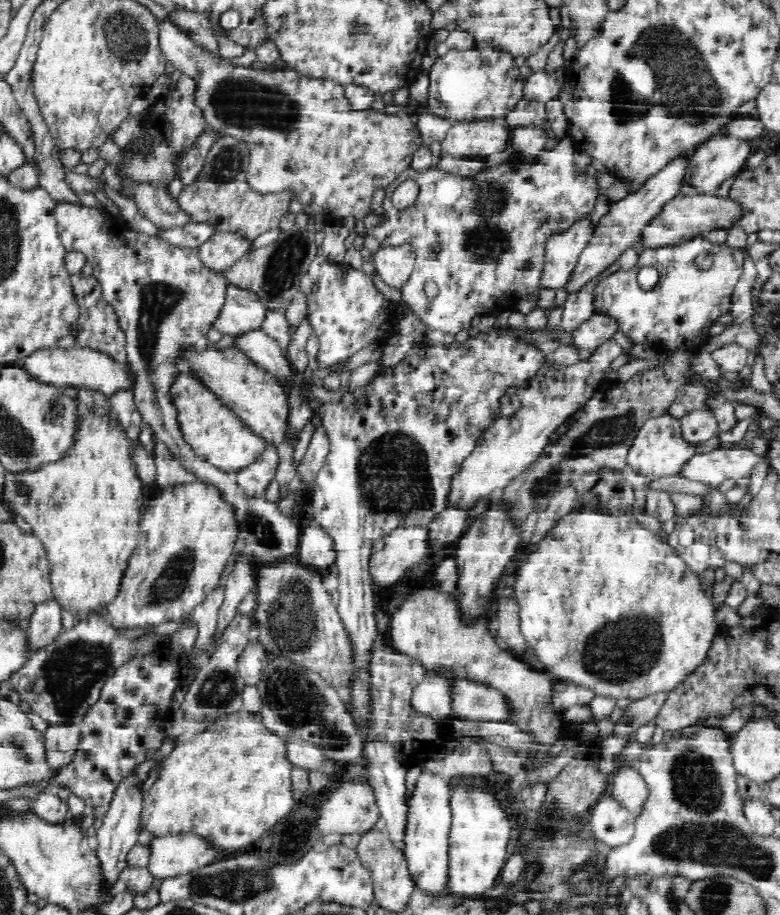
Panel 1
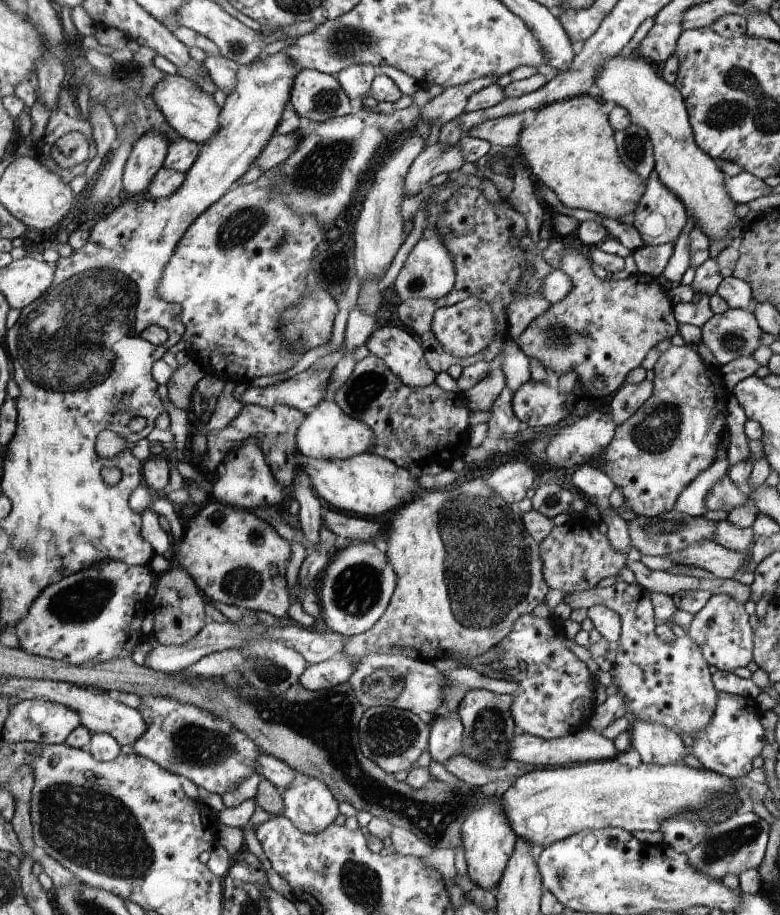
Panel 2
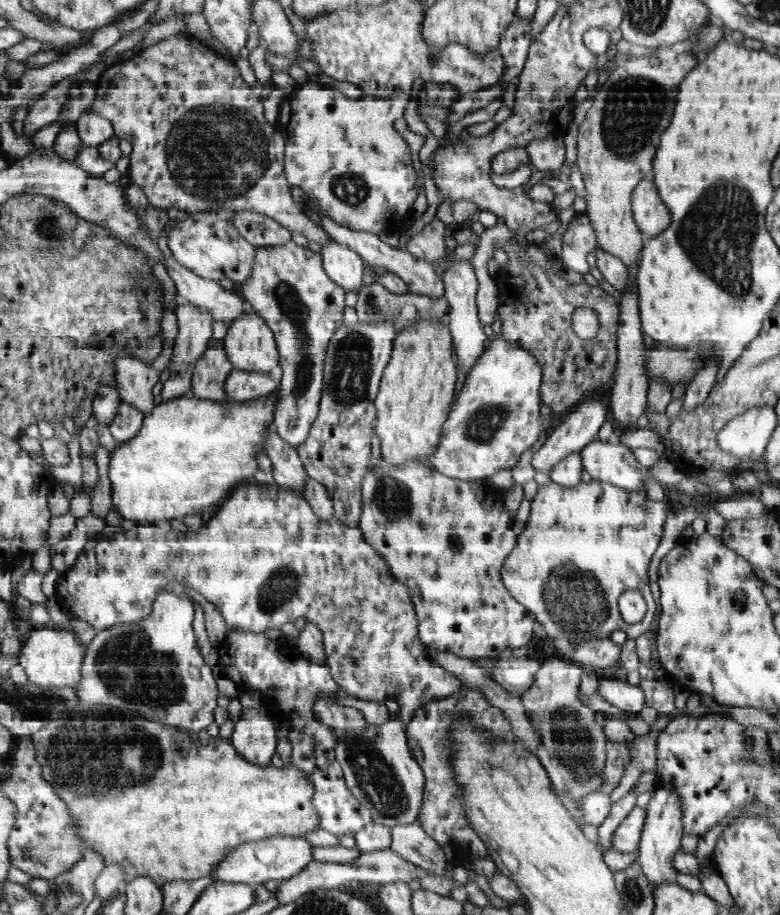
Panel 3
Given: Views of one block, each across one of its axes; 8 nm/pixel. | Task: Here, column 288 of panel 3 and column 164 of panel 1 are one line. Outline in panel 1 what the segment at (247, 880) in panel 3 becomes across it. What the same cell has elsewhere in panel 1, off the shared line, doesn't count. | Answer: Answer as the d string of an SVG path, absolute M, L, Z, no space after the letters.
M170 834L154 838L148 850L150 856L146 868L152 878L160 878L162 882L186 876L196 868L212 864L216 858L216 850L194 834Z

